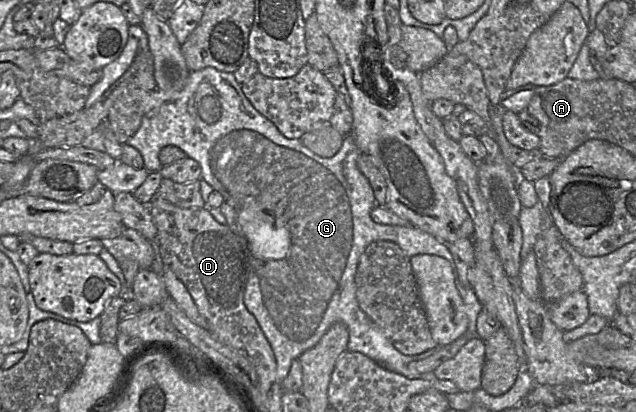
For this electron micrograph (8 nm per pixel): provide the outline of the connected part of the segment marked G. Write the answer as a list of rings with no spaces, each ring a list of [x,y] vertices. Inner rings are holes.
[[[207,67],[198,71],[192,71],[189,74],[184,86],[178,91],[162,91],[156,89],[153,92],[151,92],[145,98],[144,113],[142,116],[140,127],[127,140],[126,144],[136,148],[141,153],[144,160],[144,169],[147,170],[149,173],[159,172],[159,170],[161,169],[162,164],[159,160],[158,155],[162,148],[166,146],[176,146],[183,150],[188,158],[195,160],[201,167],[202,182],[200,180],[198,182],[201,184],[201,193],[205,201],[209,194],[214,190],[219,192],[223,196],[224,202],[220,206],[220,211],[226,218],[226,225],[232,230],[234,234],[242,237],[242,230],[237,219],[237,210],[238,208],[242,208],[244,205],[257,205],[258,208],[261,208],[262,210],[269,212],[274,217],[276,222],[279,222],[288,229],[290,234],[291,245],[290,250],[284,259],[266,260],[251,255],[252,257],[250,257],[250,270],[244,294],[244,304],[247,310],[256,318],[271,348],[273,357],[276,360],[276,382],[283,381],[290,370],[292,362],[294,360],[297,360],[305,351],[313,348],[320,341],[323,335],[328,331],[328,329],[337,322],[345,324],[348,329],[348,352],[358,352],[363,355],[366,355],[372,360],[374,360],[380,366],[392,372],[408,377],[410,377],[410,373],[417,373],[409,371],[407,367],[409,363],[411,363],[412,361],[428,358],[435,354],[440,348],[451,346],[457,343],[457,341],[459,341],[460,338],[456,339],[454,342],[446,346],[436,346],[418,355],[404,355],[393,346],[391,341],[384,335],[380,328],[376,326],[373,323],[373,321],[359,307],[356,298],[355,274],[360,256],[362,255],[366,247],[374,241],[388,240],[394,242],[401,247],[401,249],[406,253],[408,257],[412,257],[415,255],[437,255],[442,258],[445,258],[451,263],[453,260],[456,260],[453,258],[452,253],[450,252],[449,248],[446,246],[444,242],[440,241],[434,235],[428,234],[426,231],[414,226],[411,223],[402,226],[385,225],[378,224],[372,220],[371,211],[373,207],[378,205],[378,203],[375,200],[373,189],[368,179],[361,173],[361,171],[358,168],[358,158],[362,153],[358,150],[353,138],[350,135],[347,135],[345,137],[342,147],[334,156],[330,158],[320,157],[312,151],[310,151],[307,147],[305,147],[301,143],[300,139],[286,138],[284,135],[281,134],[278,128],[271,121],[269,121],[267,118],[261,115],[244,95],[241,88],[241,84],[236,81],[233,73],[221,72],[212,67]]]

